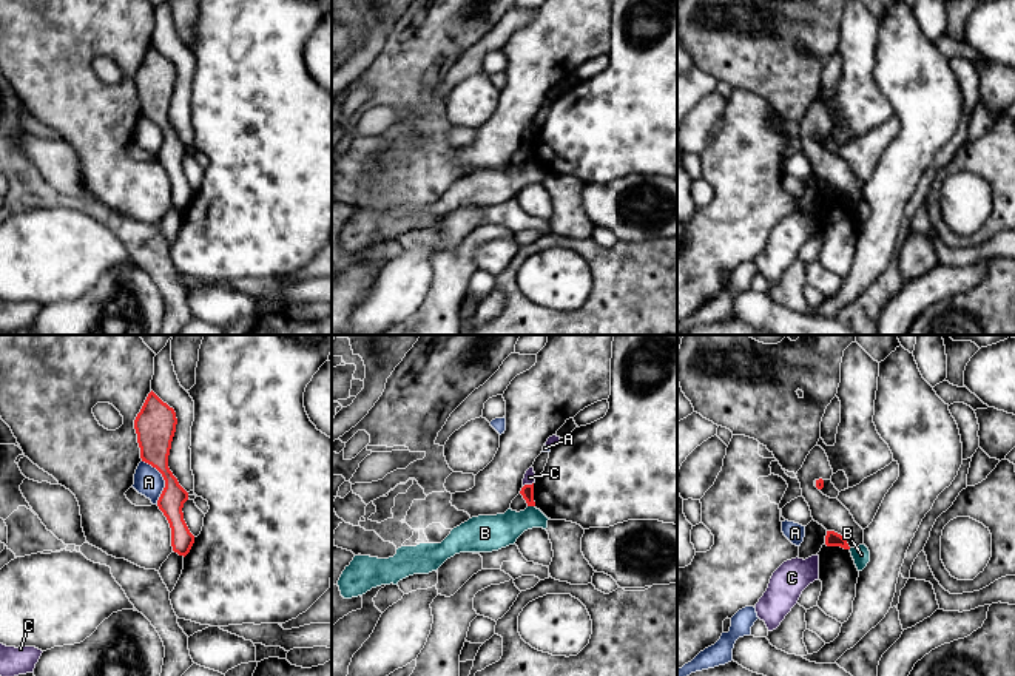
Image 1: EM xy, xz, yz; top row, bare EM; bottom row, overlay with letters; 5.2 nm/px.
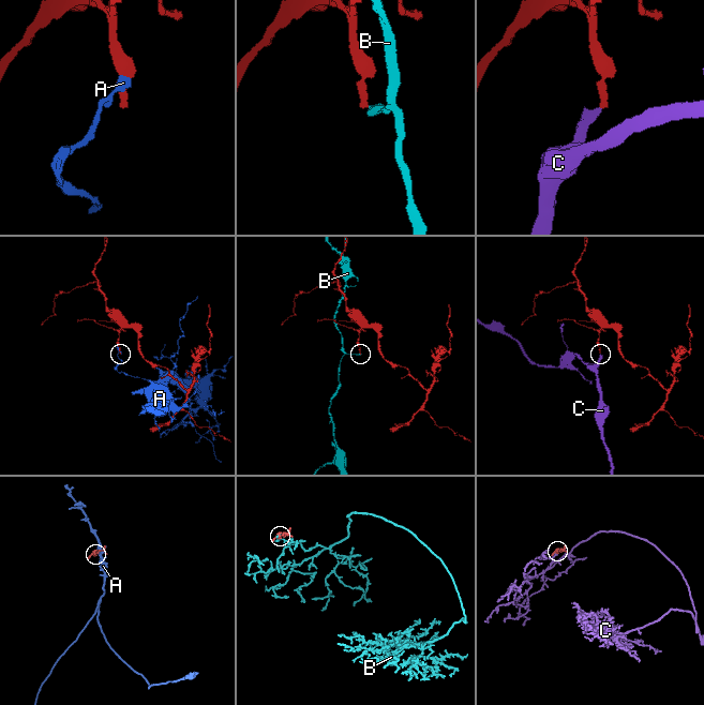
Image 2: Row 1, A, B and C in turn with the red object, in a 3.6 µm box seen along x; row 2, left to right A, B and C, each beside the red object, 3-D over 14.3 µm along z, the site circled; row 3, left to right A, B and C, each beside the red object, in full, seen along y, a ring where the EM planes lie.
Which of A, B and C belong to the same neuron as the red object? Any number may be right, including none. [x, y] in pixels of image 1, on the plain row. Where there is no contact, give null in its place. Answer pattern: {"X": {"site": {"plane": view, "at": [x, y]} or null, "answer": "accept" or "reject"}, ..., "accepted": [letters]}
{"A": {"site": {"plane": "xy", "at": [164, 133]}, "answer": "reject"}, "B": {"site": {"plane": "xz", "at": [531, 159]}, "answer": "reject"}, "C": {"site": {"plane": "xz", "at": [528, 139]}, "answer": "reject"}, "accepted": []}

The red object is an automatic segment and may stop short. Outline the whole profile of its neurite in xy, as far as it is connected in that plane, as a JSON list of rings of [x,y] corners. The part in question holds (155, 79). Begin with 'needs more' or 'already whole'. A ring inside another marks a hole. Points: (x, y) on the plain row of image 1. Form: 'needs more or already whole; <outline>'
already whole; [[[151,45],[134,74],[134,83],[142,116],[156,122],[165,134],[157,161],[170,177],[173,205],[185,211],[194,198],[194,190],[190,187],[182,167],[188,147],[179,139],[168,122],[176,79],[174,63]]]

